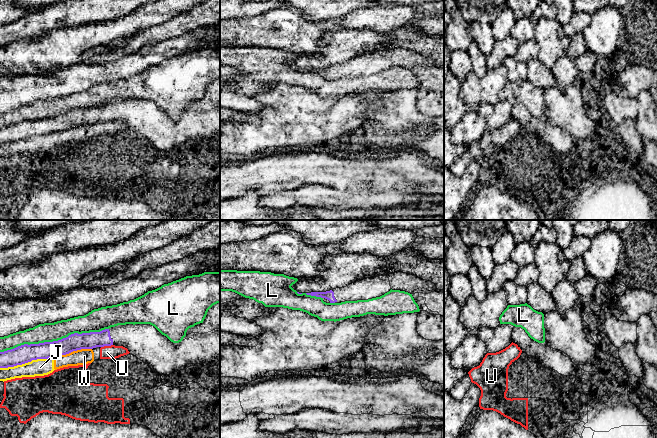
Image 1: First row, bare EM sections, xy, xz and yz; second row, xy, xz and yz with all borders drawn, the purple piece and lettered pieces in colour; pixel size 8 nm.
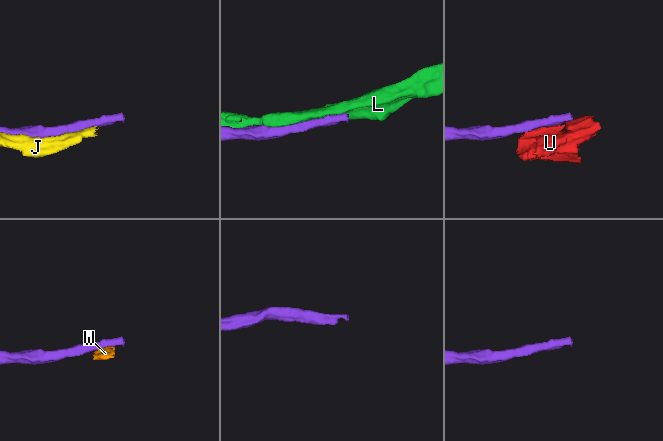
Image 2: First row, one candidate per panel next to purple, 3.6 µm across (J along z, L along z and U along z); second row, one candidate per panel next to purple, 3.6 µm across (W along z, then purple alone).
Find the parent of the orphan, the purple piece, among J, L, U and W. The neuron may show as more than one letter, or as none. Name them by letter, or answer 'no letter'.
no letter

